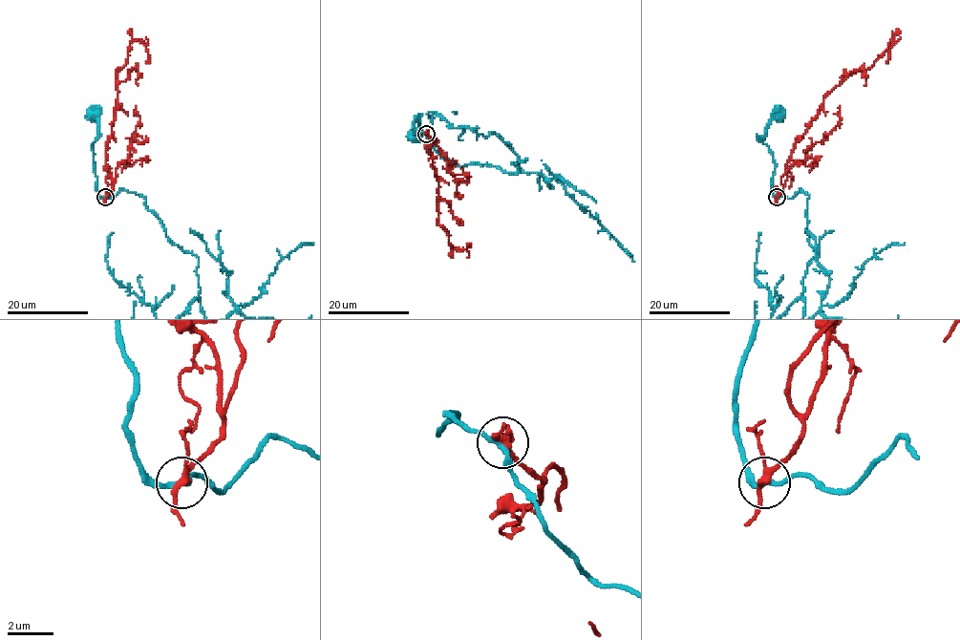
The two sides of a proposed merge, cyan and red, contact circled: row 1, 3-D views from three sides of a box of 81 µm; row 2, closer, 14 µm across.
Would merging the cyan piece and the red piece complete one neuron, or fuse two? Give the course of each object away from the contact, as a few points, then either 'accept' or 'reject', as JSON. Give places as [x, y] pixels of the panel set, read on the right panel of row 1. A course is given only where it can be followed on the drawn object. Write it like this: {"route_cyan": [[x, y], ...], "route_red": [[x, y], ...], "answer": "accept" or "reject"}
{"route_cyan": [[777, 197], [771, 186], [776, 161], [763, 142], [766, 126], [778, 119], [778, 114]], "route_red": [[777, 197], [783, 188], [795, 142], [817, 115], [822, 97], [844, 76], [868, 70], [891, 39], [886, 62]], "answer": "reject"}

